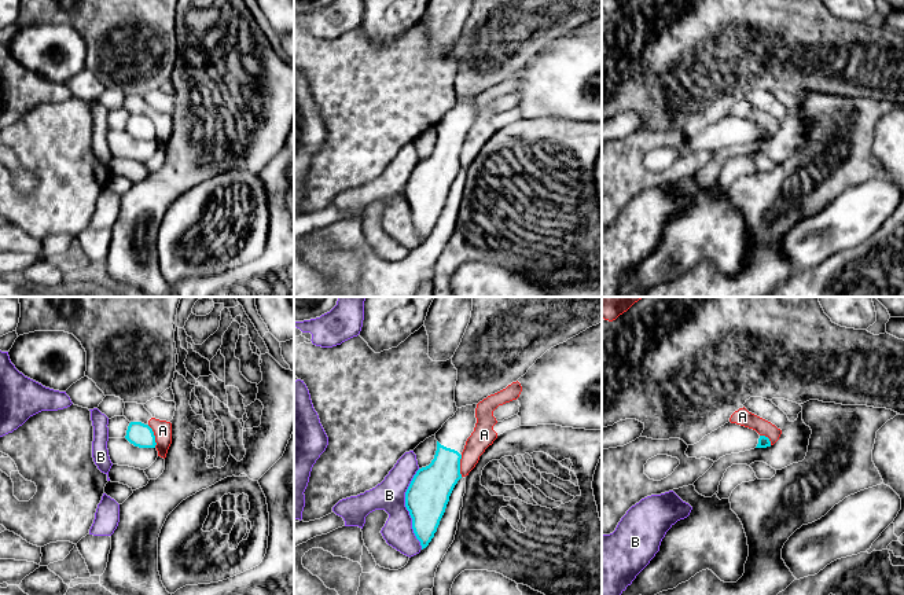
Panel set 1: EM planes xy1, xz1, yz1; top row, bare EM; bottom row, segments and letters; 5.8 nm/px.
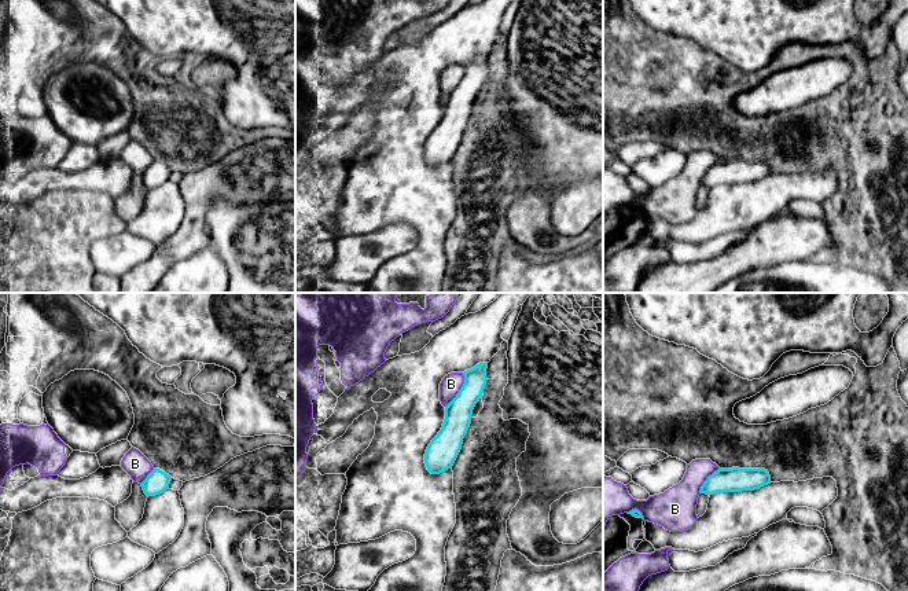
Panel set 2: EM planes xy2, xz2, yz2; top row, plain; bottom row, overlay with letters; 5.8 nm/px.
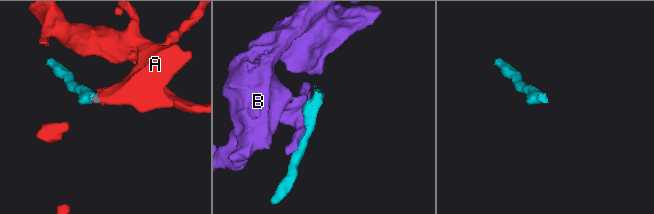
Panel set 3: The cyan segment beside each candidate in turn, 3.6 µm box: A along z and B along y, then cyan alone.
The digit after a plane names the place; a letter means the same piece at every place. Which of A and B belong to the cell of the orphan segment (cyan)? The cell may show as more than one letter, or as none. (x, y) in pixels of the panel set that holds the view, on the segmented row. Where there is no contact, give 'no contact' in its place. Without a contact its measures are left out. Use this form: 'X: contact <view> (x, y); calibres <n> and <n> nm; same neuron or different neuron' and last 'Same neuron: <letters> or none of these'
A: contact xy1 (154, 436); calibres 140 and 110 nm; different neuron
B: contact xz1 (407, 509); calibres 260 and 180 nm; different neuron
Same neuron: none of these

